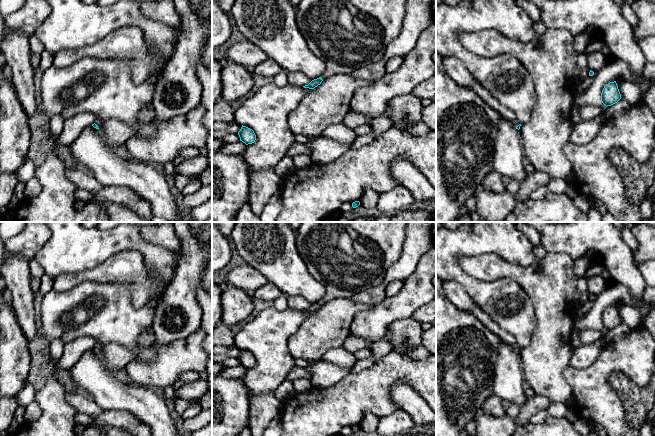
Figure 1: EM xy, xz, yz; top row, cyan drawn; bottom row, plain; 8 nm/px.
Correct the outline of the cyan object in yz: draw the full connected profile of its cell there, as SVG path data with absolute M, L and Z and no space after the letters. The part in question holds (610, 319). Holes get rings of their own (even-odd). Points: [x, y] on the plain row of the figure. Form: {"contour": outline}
{"contour": "M616 305L606 308L601 317L601 325L607 331L617 327L621 323Z"}

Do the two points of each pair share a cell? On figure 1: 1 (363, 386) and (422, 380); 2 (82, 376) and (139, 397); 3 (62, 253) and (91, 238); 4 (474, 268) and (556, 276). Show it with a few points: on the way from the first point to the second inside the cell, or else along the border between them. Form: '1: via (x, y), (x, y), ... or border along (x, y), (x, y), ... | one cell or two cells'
1: via (378, 380), (385, 373), (407, 373) | one cell
2: via (96, 380), (110, 394), (125, 396) | one cell
3: via (69, 250), (81, 248), (84, 245) | one cell
4: via (494, 268), (512, 271), (526, 277), (536, 277) | one cell

